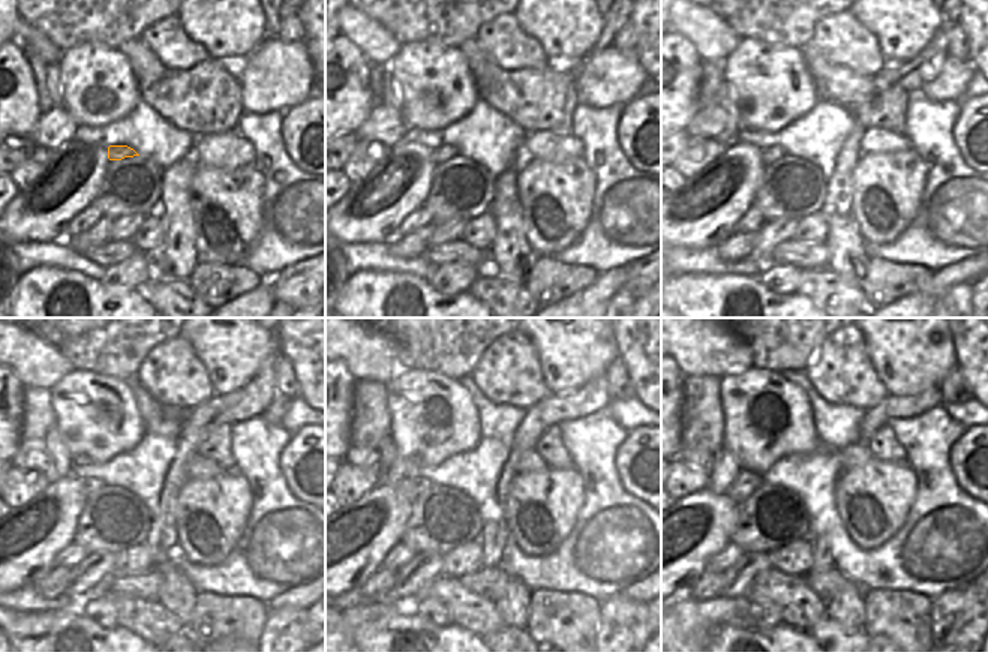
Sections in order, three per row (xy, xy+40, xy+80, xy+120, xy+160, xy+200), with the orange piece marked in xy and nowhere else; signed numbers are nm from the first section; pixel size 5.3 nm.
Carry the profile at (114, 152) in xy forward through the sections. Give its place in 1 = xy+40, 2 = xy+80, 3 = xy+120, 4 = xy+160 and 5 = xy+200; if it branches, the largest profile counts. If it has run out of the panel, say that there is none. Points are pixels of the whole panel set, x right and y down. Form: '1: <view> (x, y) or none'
1: xy+40 (440, 155)
2: xy+80 (771, 155)
3: xy+120 (87, 484)
4: xy+160 (411, 486)
5: xy+200 (744, 483)

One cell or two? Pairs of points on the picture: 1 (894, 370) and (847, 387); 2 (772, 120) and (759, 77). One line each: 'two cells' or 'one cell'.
1: two cells
2: one cell

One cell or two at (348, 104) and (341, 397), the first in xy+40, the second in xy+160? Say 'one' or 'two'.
one

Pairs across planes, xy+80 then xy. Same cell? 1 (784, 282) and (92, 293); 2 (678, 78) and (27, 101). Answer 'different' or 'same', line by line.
1: different
2: same

